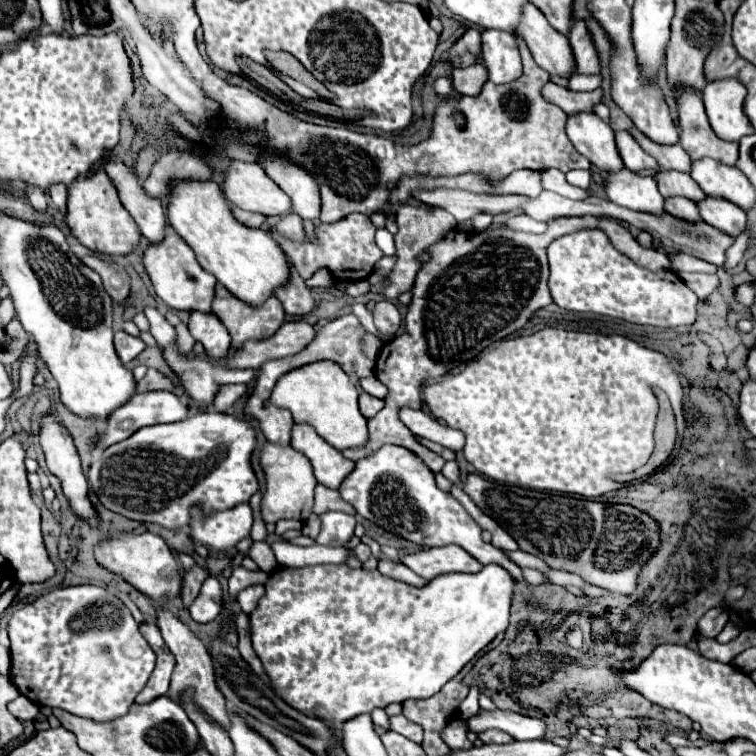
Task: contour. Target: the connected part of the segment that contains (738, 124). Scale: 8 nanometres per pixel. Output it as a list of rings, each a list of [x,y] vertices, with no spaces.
[[[737,79],[711,81],[703,89],[703,103],[709,123],[723,141],[739,141],[745,135],[753,135],[753,125],[743,113],[747,89]]]

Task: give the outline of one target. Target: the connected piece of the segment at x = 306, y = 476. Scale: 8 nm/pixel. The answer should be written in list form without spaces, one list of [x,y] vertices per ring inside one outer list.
[[[269,443],[261,451],[261,467],[267,477],[267,487],[261,499],[263,521],[265,523],[277,523],[279,519],[307,521],[307,517],[313,513],[315,485],[317,485],[313,467],[307,461],[307,457],[303,457],[303,453],[295,451],[293,447],[279,447]]]

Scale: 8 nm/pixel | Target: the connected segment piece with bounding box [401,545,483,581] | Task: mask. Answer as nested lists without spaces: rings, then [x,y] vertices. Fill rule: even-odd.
[[[455,545],[419,551],[403,557],[401,563],[405,563],[409,569],[413,569],[417,575],[421,575],[427,581],[453,571],[477,573],[483,569],[483,565],[473,555],[469,555],[465,549]]]

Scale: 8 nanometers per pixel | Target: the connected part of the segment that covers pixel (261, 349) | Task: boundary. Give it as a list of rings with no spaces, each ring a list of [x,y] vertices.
[[[287,321],[281,325],[281,329],[273,337],[263,341],[247,341],[243,349],[235,351],[229,357],[229,367],[259,369],[263,363],[271,359],[297,355],[315,339],[315,335],[317,335],[315,327],[309,325],[307,321]]]

